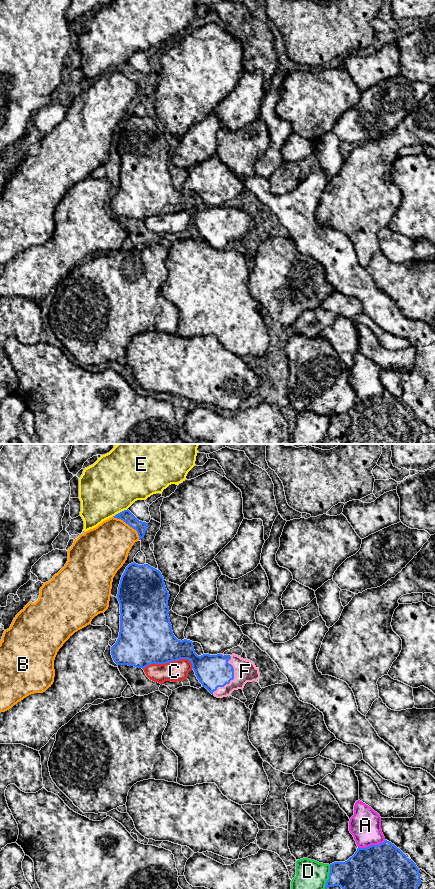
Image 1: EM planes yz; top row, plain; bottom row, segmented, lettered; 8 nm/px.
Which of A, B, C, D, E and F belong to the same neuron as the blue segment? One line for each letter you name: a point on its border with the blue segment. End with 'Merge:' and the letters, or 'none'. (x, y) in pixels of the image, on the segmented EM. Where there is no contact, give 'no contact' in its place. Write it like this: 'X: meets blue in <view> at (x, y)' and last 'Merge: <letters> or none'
F: meets blue in yz at (233, 678)
Merge: F

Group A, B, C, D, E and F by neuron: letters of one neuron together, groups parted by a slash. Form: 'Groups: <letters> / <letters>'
Groups: A / B / C / D / E / F

